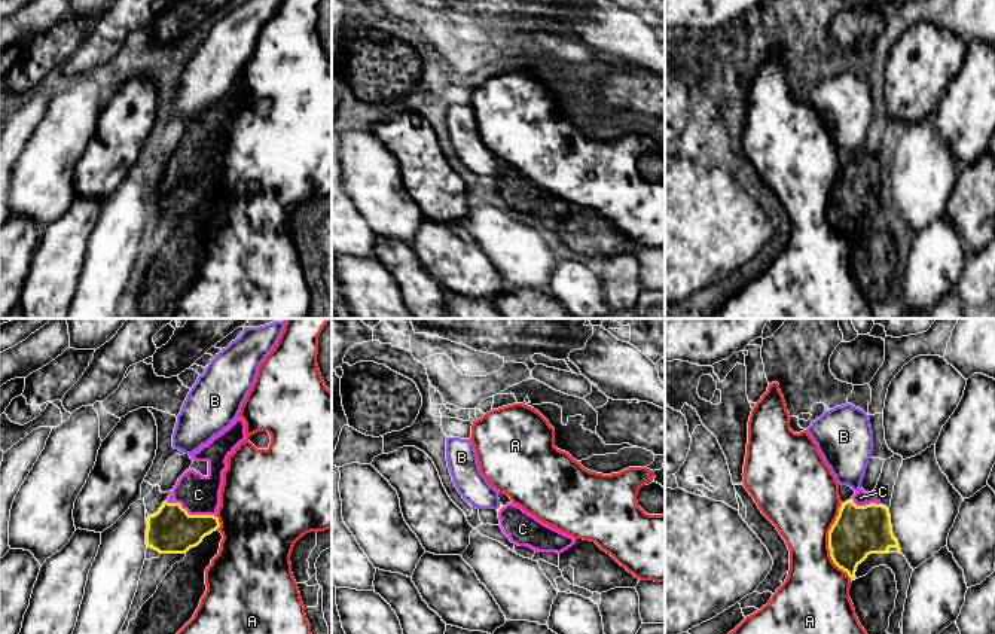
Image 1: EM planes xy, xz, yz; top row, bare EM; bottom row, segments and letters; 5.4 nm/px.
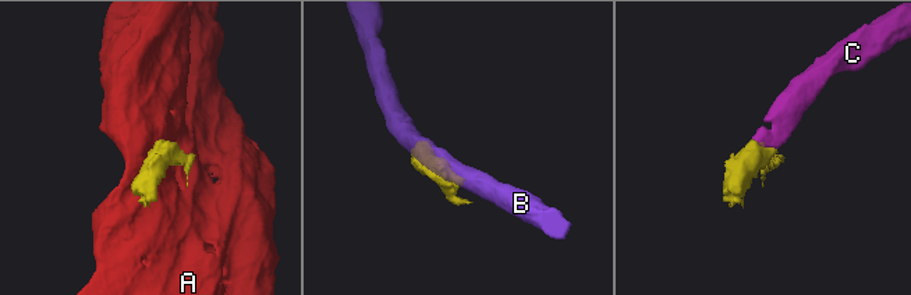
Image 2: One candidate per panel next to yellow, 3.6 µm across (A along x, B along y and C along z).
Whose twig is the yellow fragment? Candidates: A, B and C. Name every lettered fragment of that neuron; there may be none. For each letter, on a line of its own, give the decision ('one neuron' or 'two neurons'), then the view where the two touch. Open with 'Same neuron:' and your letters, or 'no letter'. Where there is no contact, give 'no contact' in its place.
Same neuron: C
A: two neurons | yz
B: two neurons | xz
C: one neuron | xy

